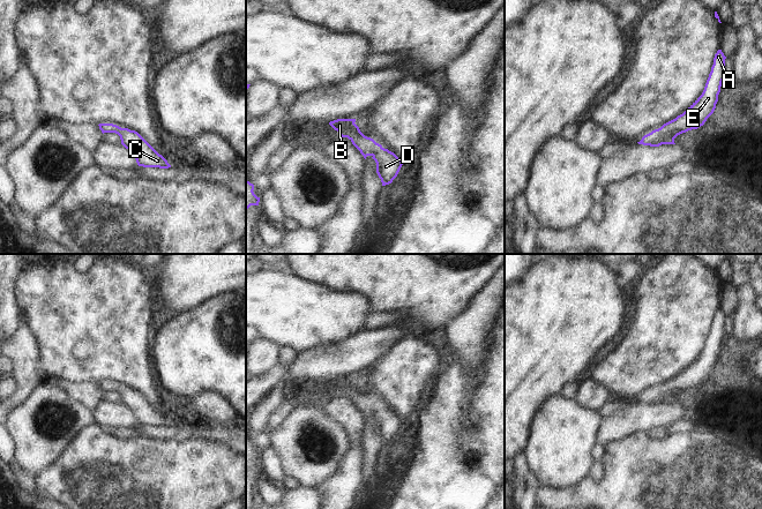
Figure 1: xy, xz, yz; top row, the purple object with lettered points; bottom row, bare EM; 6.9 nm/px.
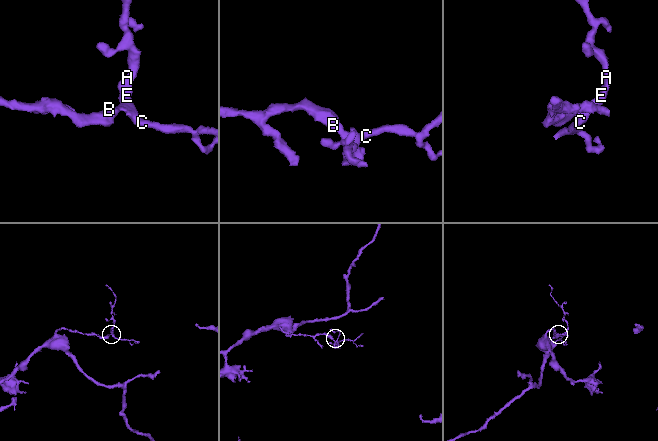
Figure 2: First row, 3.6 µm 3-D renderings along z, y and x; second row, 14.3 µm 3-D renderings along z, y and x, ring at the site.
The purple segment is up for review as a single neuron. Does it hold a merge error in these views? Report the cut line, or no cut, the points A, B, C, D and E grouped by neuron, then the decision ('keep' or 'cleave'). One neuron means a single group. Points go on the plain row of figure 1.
no cut; A B C D E; keep

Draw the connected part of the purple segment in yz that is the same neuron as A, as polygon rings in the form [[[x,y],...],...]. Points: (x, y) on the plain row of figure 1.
[[[718,308],[702,353],[682,373],[644,394],[637,402],[650,405],[675,403],[674,397],[678,394],[703,384],[718,360],[722,340],[725,337],[725,317],[722,308]]]

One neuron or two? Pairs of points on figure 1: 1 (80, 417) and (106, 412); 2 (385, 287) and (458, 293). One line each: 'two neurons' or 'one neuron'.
1: two neurons
2: one neuron

